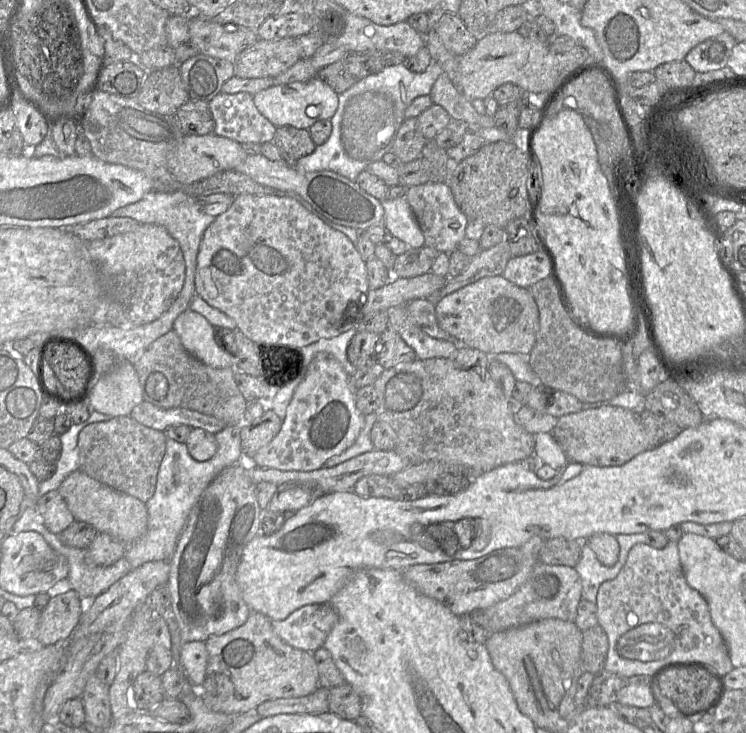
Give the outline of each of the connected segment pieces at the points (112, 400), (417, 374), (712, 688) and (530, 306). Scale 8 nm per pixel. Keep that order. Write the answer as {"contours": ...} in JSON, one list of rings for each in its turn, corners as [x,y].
{"contours":[[[[122,361],[114,369],[96,379],[86,403],[97,412],[117,417],[129,416],[132,409],[142,401],[142,390],[135,368],[128,361]]],[[[432,358],[416,359],[412,362],[398,364],[392,368],[381,370],[378,378],[373,383],[377,393],[377,420],[388,423],[397,434],[397,443],[393,451],[401,457],[407,459],[411,465],[420,464],[426,461],[440,461],[456,464],[472,474],[482,474],[499,466],[521,462],[534,455],[535,437],[528,433],[515,421],[515,409],[511,400],[507,399],[500,388],[488,375],[487,370],[462,370],[455,366],[453,359]]],[[[671,668],[663,672],[657,679],[655,695],[659,702],[660,697],[666,698],[685,714],[702,714],[718,699],[718,682],[703,669]]],[[[502,275],[482,278],[445,296],[435,305],[435,313],[441,329],[456,338],[462,345],[478,349],[490,357],[500,353],[528,356],[539,330],[539,312],[529,290],[516,286]]]]}

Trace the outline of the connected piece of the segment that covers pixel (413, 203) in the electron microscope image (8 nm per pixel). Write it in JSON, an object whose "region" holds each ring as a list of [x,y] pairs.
{"region":[[[447,182],[426,183],[409,187],[405,197],[417,219],[427,247],[439,253],[451,253],[466,237],[468,218],[457,206]]]}

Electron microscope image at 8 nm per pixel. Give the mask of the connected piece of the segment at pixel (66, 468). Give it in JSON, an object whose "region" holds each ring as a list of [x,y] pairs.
{"region":[[[72,424],[71,427],[61,434],[61,452],[55,463],[55,470],[51,477],[39,483],[38,498],[49,491],[57,490],[62,481],[72,472],[80,469],[78,434],[82,430],[82,424]]]}

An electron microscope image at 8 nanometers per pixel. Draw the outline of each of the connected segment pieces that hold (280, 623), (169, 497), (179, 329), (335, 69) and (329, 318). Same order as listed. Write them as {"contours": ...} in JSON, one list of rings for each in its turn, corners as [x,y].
{"contours":[[[[309,604],[284,620],[272,620],[272,627],[290,646],[313,653],[323,647],[337,621],[338,613],[330,604]]],[[[226,426],[214,436],[218,446],[217,452],[207,461],[193,459],[185,443],[166,437],[166,451],[159,467],[156,490],[146,503],[148,510],[147,530],[142,537],[126,546],[124,557],[131,564],[130,571],[147,562],[169,561],[174,554],[188,514],[203,490],[223,469],[240,463],[243,451],[239,426]]],[[[185,310],[174,320],[172,330],[197,360],[213,368],[234,368],[234,356],[215,341],[213,326],[199,313]]],[[[391,50],[347,53],[320,69],[317,77],[339,95],[367,76],[377,74],[387,67],[402,64],[405,60],[404,55]]],[[[250,195],[234,197],[231,206],[223,214],[217,216],[205,230],[199,252],[195,272],[195,292],[210,306],[222,311],[232,318],[237,328],[251,341],[259,346],[283,346],[300,349],[320,339],[329,339],[343,333],[345,321],[350,318],[359,322],[361,304],[368,292],[366,264],[356,247],[341,232],[324,224],[316,215],[306,210],[295,199],[284,195]]]]}

